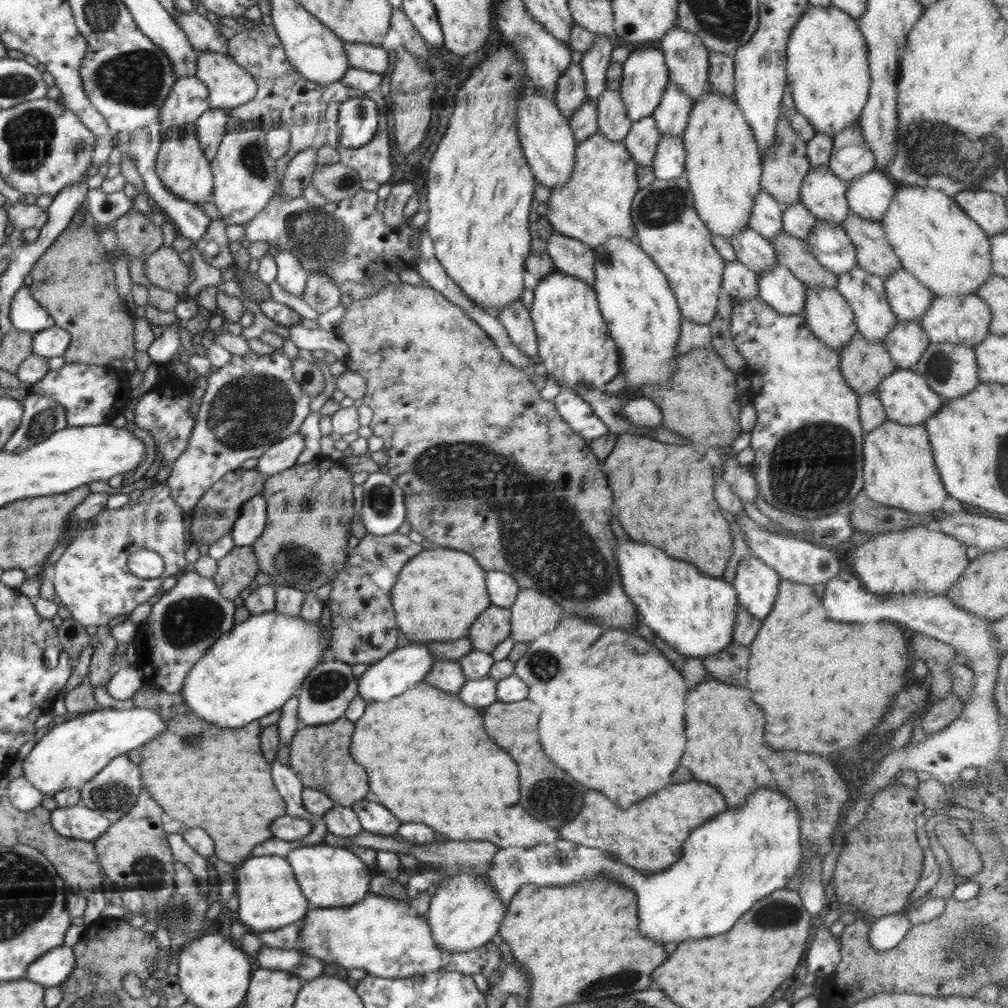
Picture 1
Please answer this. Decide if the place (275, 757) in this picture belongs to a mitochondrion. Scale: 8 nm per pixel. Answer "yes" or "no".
no

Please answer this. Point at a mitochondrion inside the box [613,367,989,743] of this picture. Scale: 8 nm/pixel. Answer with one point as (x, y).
(814, 468)

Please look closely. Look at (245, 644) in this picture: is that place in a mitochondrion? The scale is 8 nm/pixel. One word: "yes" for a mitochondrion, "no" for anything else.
no

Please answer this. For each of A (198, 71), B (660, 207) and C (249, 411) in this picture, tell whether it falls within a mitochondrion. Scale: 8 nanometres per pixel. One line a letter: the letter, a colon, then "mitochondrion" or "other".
A: other
B: mitochondrion
C: mitochondrion

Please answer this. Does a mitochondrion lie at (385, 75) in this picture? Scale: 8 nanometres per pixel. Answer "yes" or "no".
no

